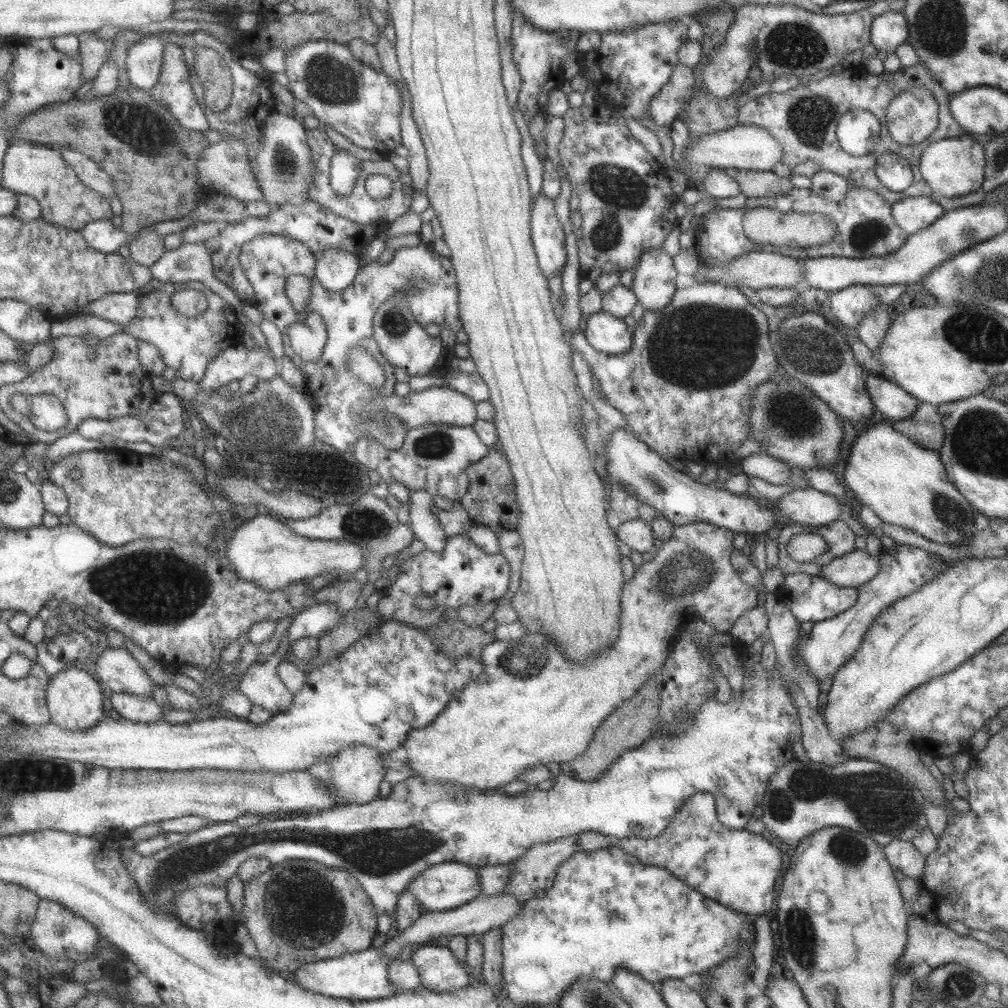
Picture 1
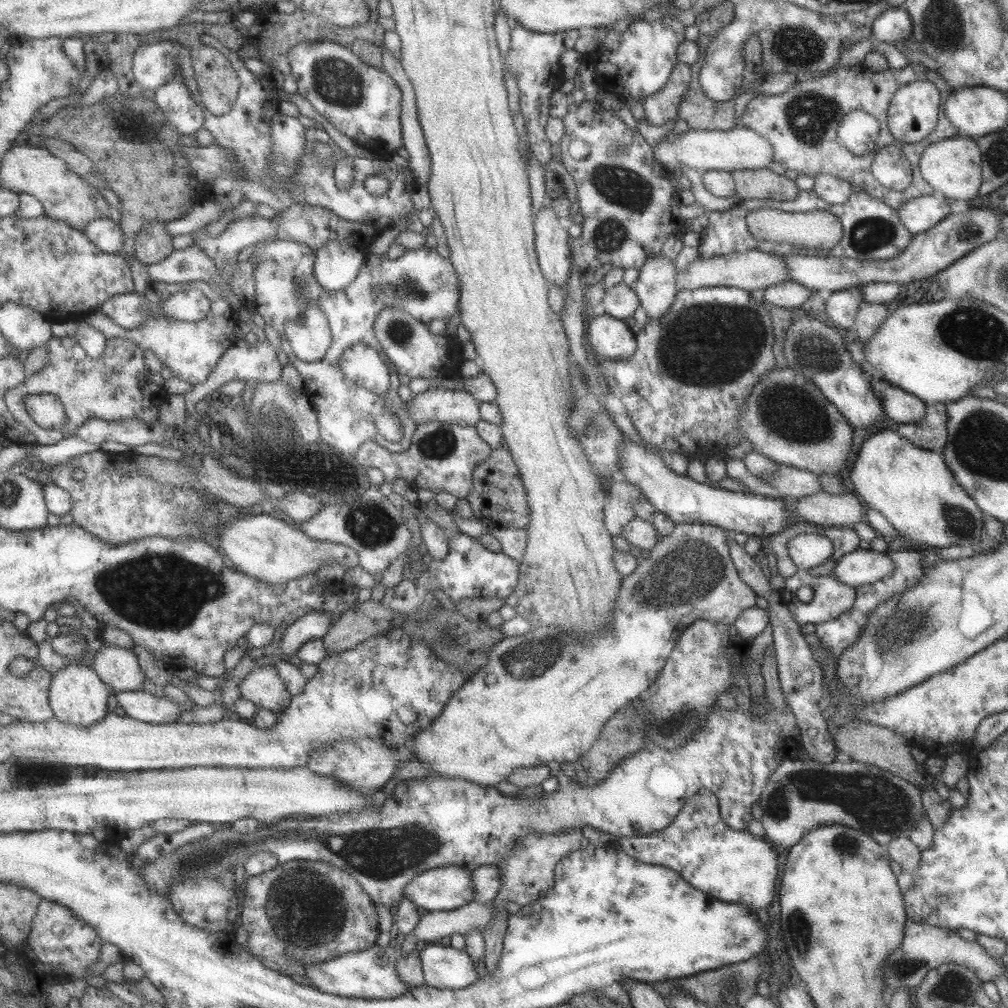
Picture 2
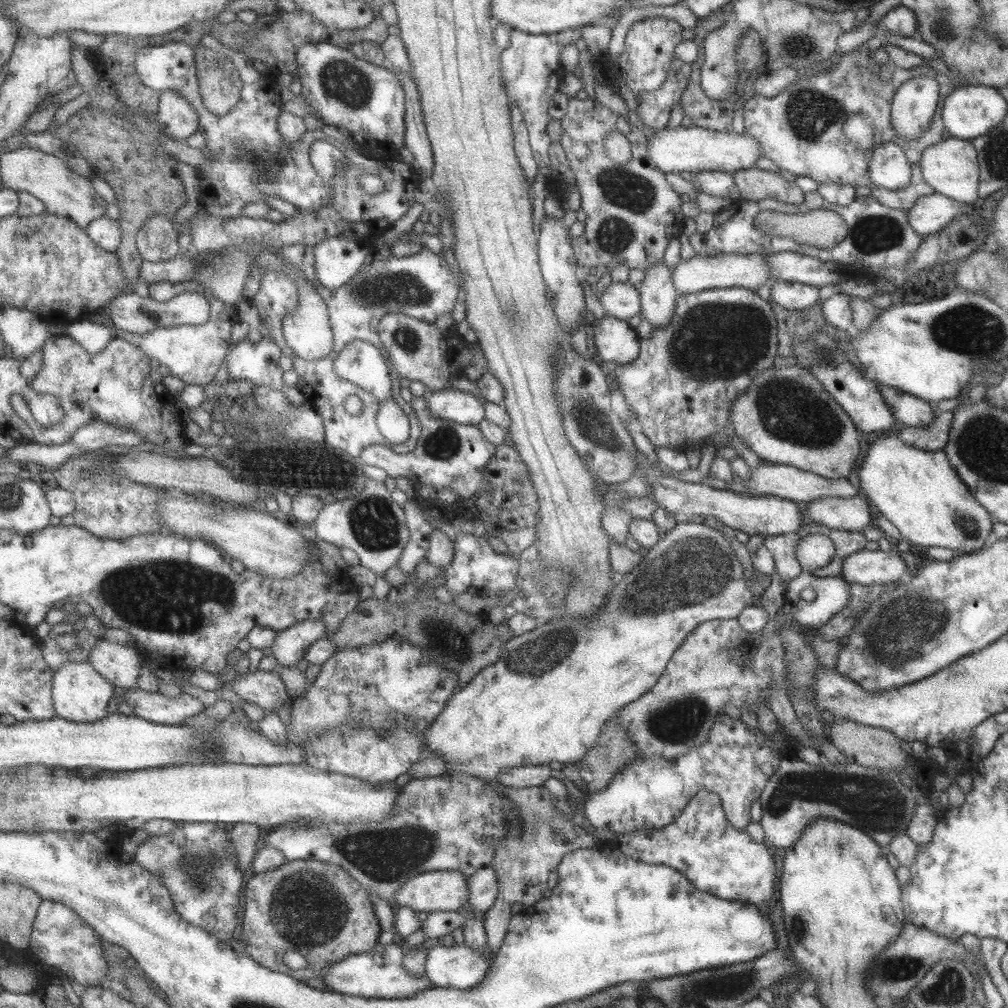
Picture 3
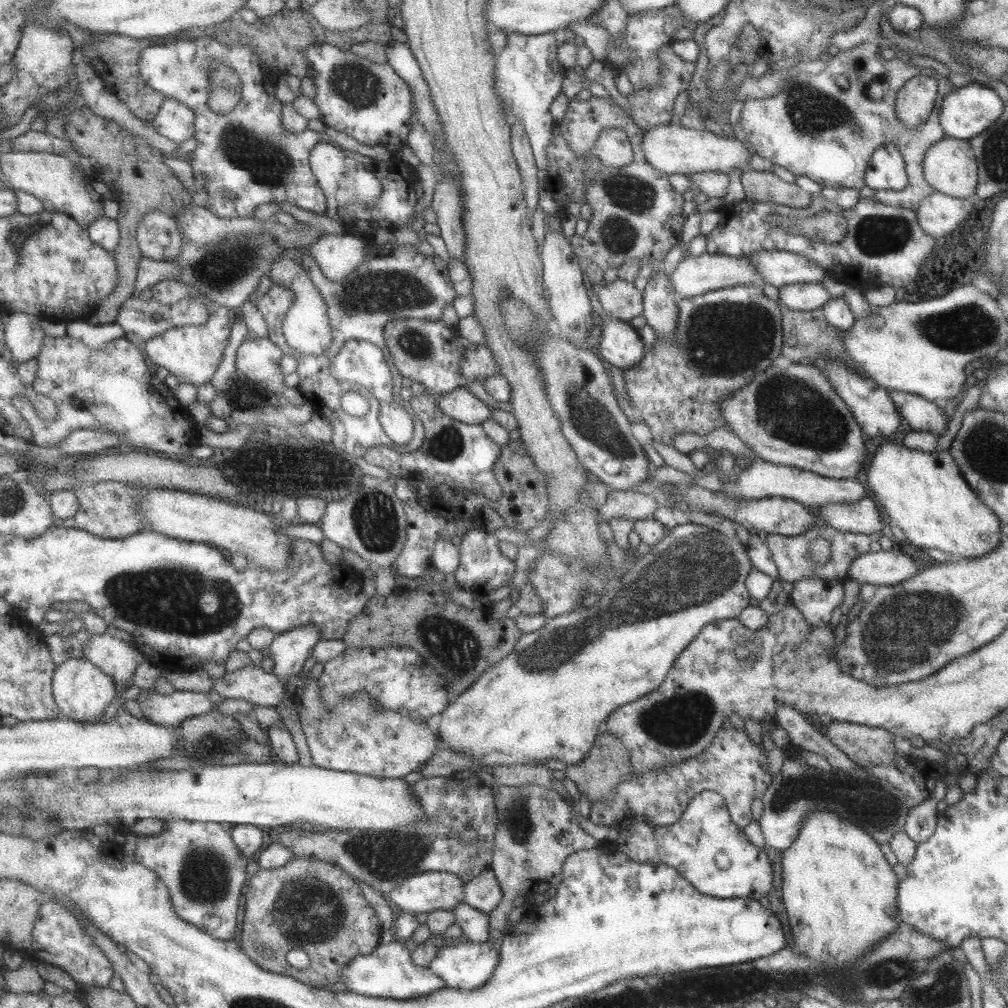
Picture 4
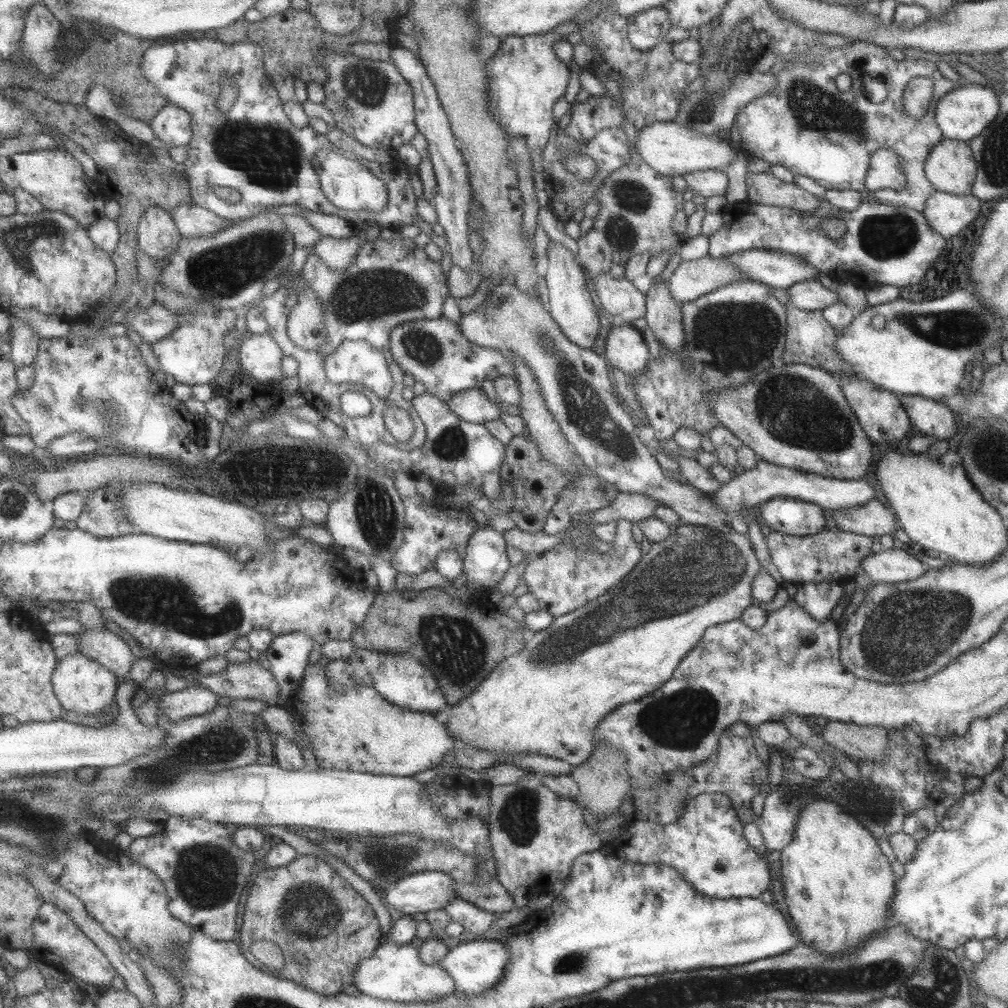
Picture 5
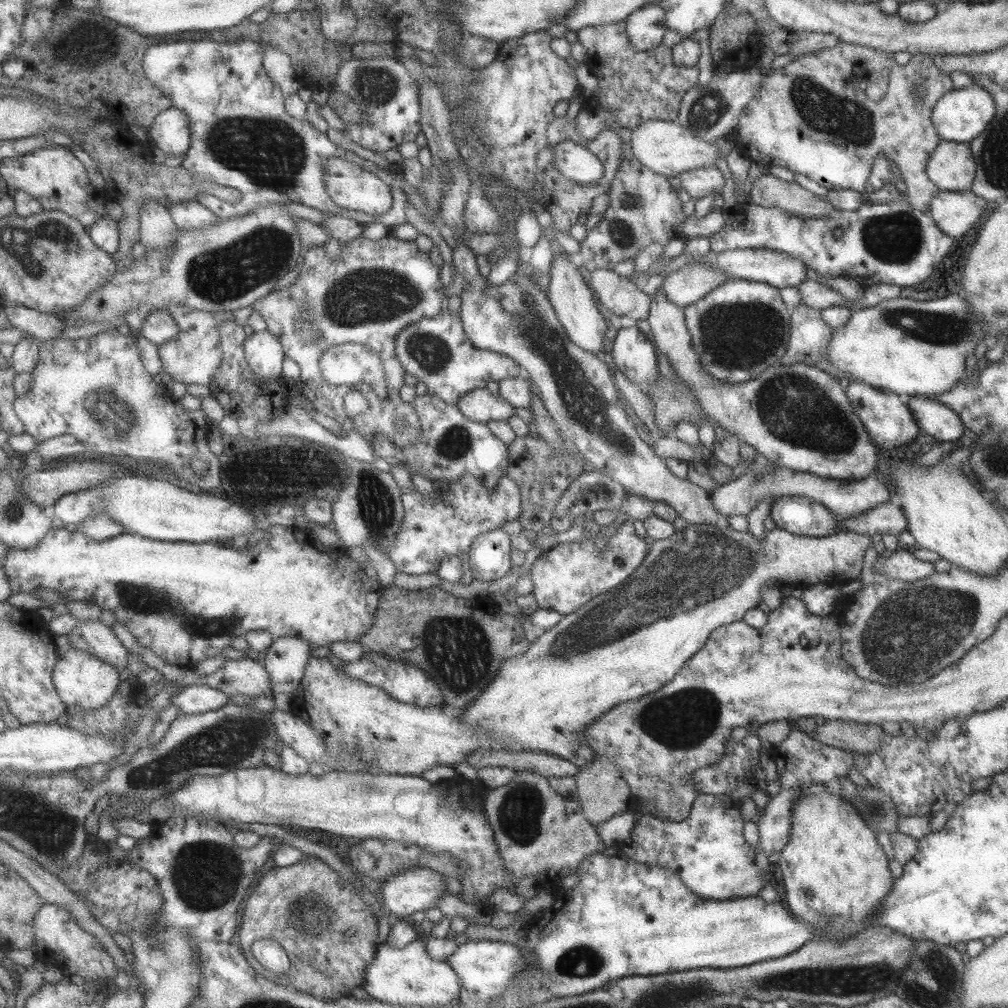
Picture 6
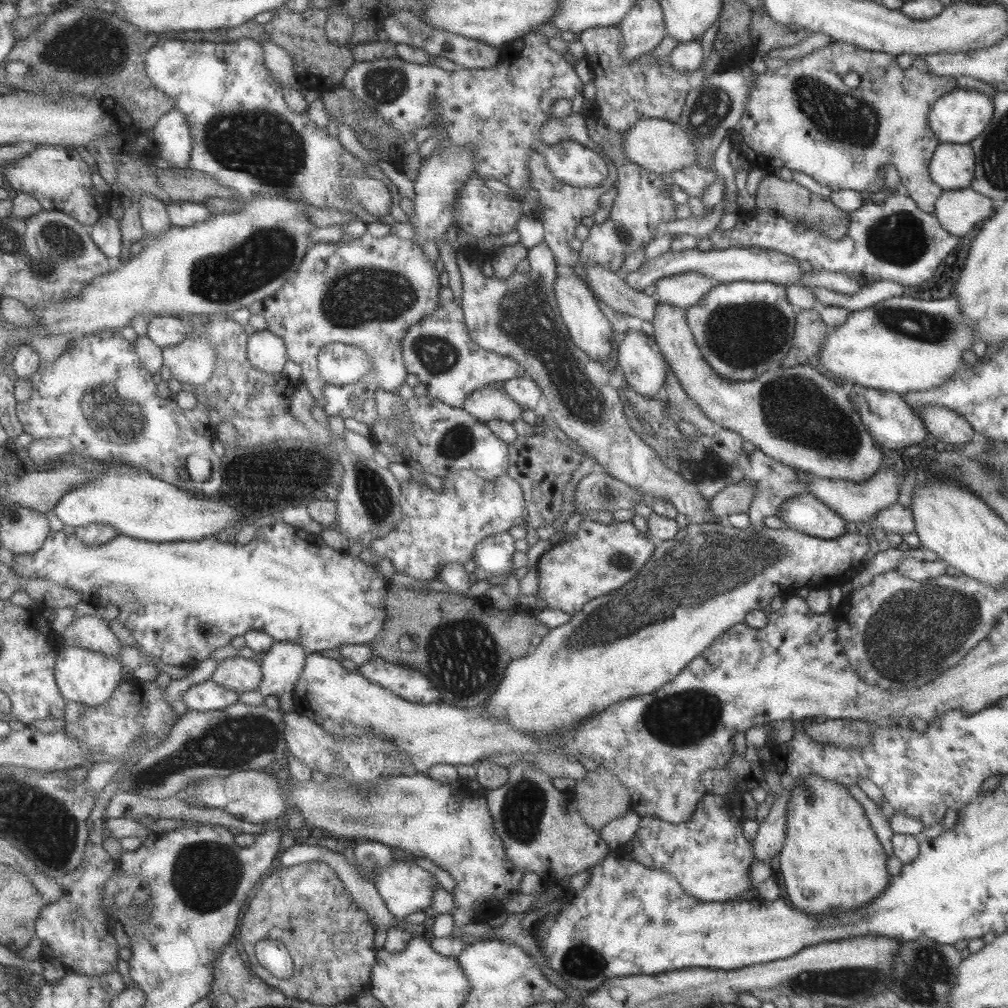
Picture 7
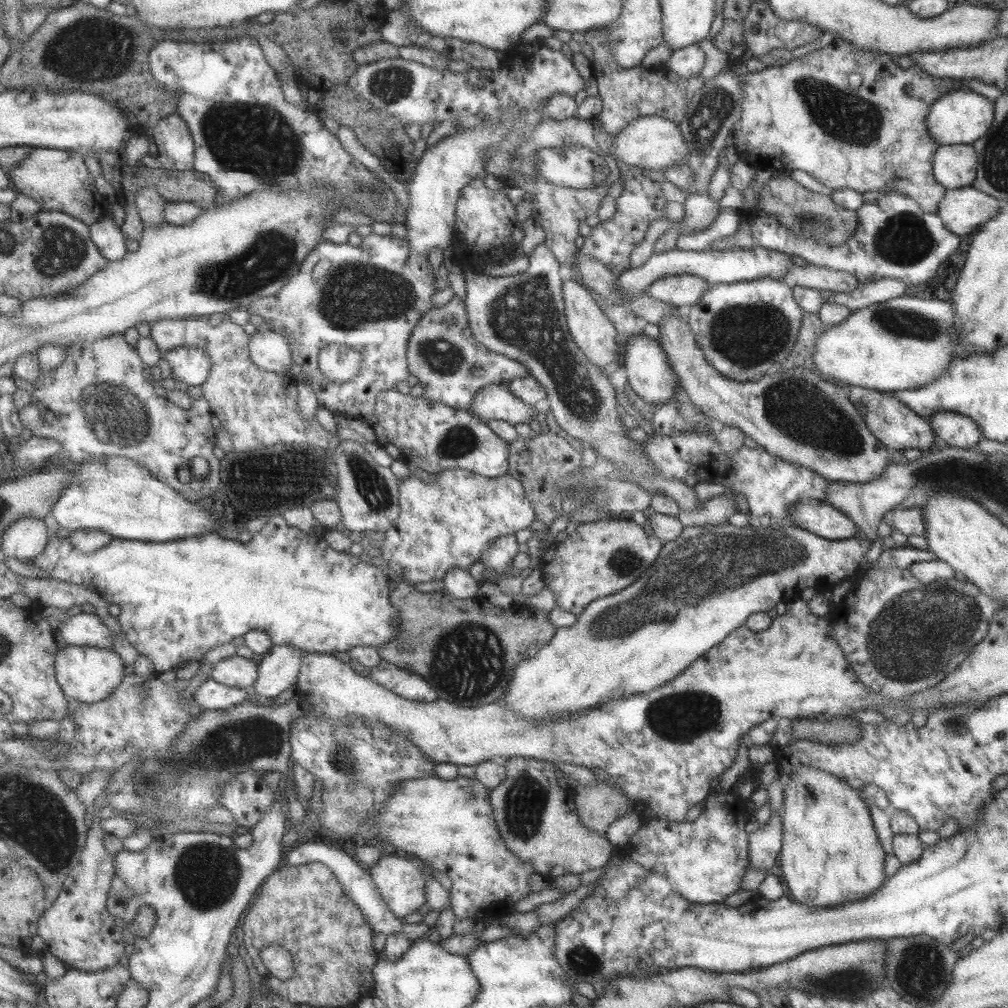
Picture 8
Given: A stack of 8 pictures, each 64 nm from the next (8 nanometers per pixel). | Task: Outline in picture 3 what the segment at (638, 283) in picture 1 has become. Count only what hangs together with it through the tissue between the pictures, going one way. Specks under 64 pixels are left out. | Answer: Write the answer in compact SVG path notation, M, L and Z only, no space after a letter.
M664 263L649 266L637 288L640 296L640 313L653 328L671 322L678 292L672 284L672 270Z

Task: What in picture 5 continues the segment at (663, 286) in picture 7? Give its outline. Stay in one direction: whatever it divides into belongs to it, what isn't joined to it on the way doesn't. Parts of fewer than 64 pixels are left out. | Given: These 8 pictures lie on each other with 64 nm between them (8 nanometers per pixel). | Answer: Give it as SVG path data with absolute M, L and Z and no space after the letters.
M707 255L697 260L682 261L665 279L665 284L671 298L680 305L731 282L744 279L745 274L741 274L735 266L731 266L729 260Z

